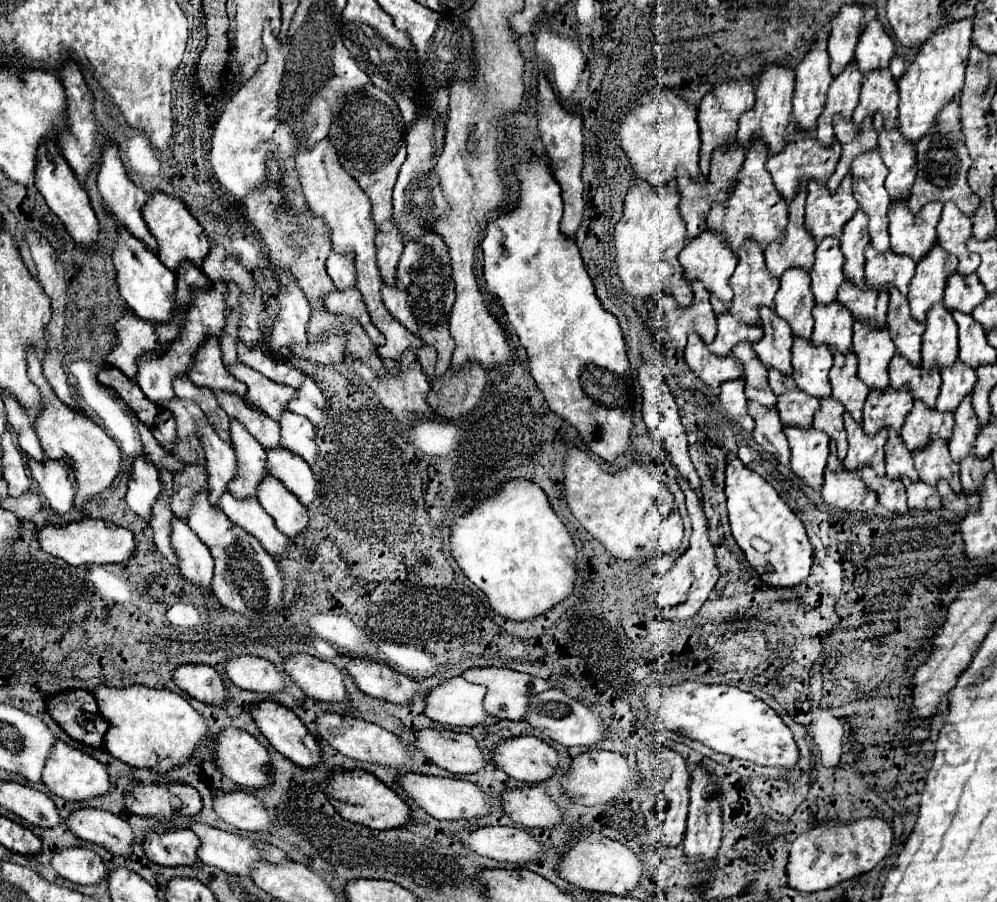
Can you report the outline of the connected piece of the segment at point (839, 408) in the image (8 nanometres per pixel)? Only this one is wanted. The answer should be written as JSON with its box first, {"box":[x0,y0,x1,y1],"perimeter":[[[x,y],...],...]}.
{"box":[814,395,848,459],"perimeter":[[[830,395],[830,397],[820,399],[820,409],[814,415],[814,427],[822,429],[824,433],[828,433],[828,437],[836,439],[840,459],[844,459],[846,449],[848,449],[846,431],[844,431],[844,423],[842,423],[842,413],[844,413],[844,405]]]}

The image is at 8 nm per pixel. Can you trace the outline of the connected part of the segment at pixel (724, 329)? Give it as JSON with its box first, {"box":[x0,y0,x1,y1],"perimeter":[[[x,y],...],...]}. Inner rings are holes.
{"box":[710,297,762,355],"perimeter":[[[712,297],[712,305],[714,305],[714,311],[718,317],[718,335],[710,343],[710,351],[714,355],[728,355],[740,339],[748,339],[750,343],[756,343],[760,339],[760,335],[762,335],[760,325],[750,325],[750,323],[734,319],[730,315],[728,307],[714,297]]]}

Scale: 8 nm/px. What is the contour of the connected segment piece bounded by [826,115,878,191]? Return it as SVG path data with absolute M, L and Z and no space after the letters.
M836 115L834 131L836 131L836 137L840 139L840 143L842 143L842 157L836 165L834 175L826 183L830 191L834 191L840 185L842 177L850 171L850 165L852 165L856 155L870 151L870 149L876 149L876 137L878 137L878 133L872 125L872 117L864 119L864 123L860 123L860 125L854 125L852 119Z

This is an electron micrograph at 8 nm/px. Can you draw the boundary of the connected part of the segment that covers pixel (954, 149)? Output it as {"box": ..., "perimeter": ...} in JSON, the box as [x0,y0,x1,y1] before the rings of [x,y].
{"box":[908,101,980,217],"perimeter":[[[950,101],[942,107],[940,115],[936,117],[936,123],[932,125],[932,129],[916,143],[916,159],[918,159],[918,175],[916,181],[910,189],[910,199],[908,199],[908,207],[912,209],[912,213],[920,211],[926,203],[932,201],[954,201],[960,211],[964,211],[968,217],[978,209],[980,199],[978,195],[968,187],[966,181],[966,173],[970,169],[970,155],[968,149],[964,145],[964,135],[962,135],[962,123],[960,123],[960,103],[958,101]]]}

